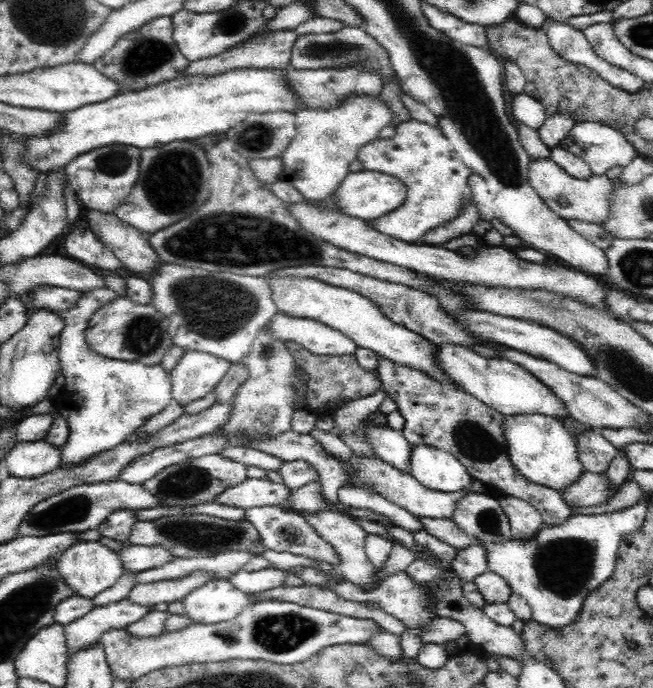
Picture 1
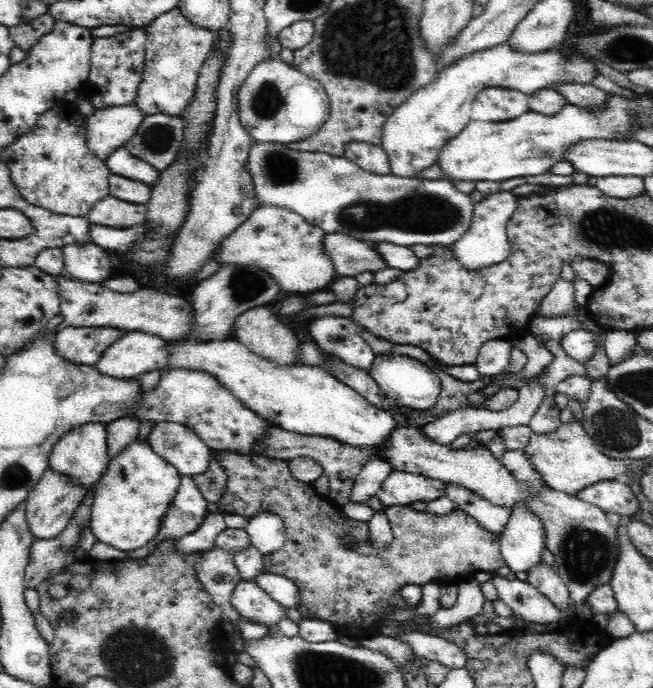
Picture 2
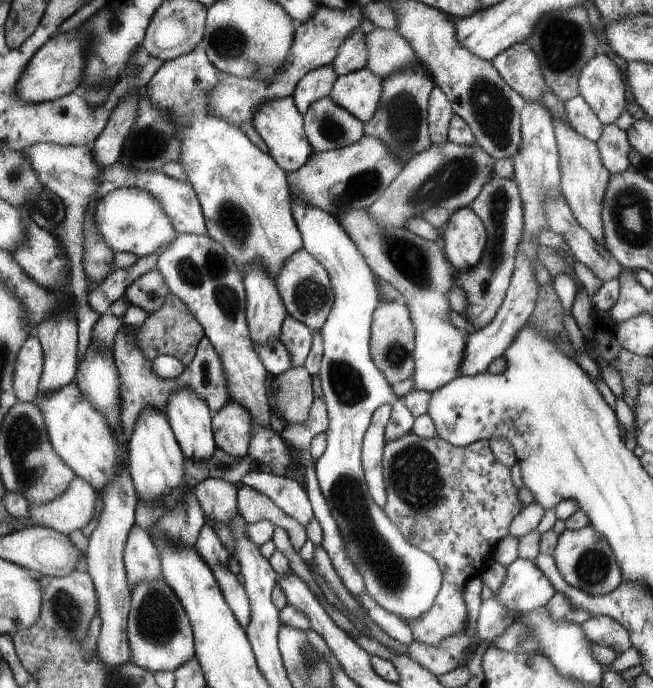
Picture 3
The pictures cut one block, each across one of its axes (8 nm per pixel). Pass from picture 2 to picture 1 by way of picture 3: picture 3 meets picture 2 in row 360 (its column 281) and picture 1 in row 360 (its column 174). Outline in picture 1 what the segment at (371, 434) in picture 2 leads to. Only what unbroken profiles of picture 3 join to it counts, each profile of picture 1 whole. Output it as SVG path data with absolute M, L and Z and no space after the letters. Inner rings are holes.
M96 288L86 292L72 310L62 314L64 330L60 332L60 370L66 384L62 396L66 402L70 402L70 408L58 408L58 414L66 416L64 420L70 428L66 446L60 450L62 470L84 466L84 462L92 462L92 458L98 454L114 450L174 400L172 374L168 374L162 364L142 366L140 362L100 358L88 348L84 326L88 326L88 320L96 310L114 302L116 298L118 294L112 288Z

